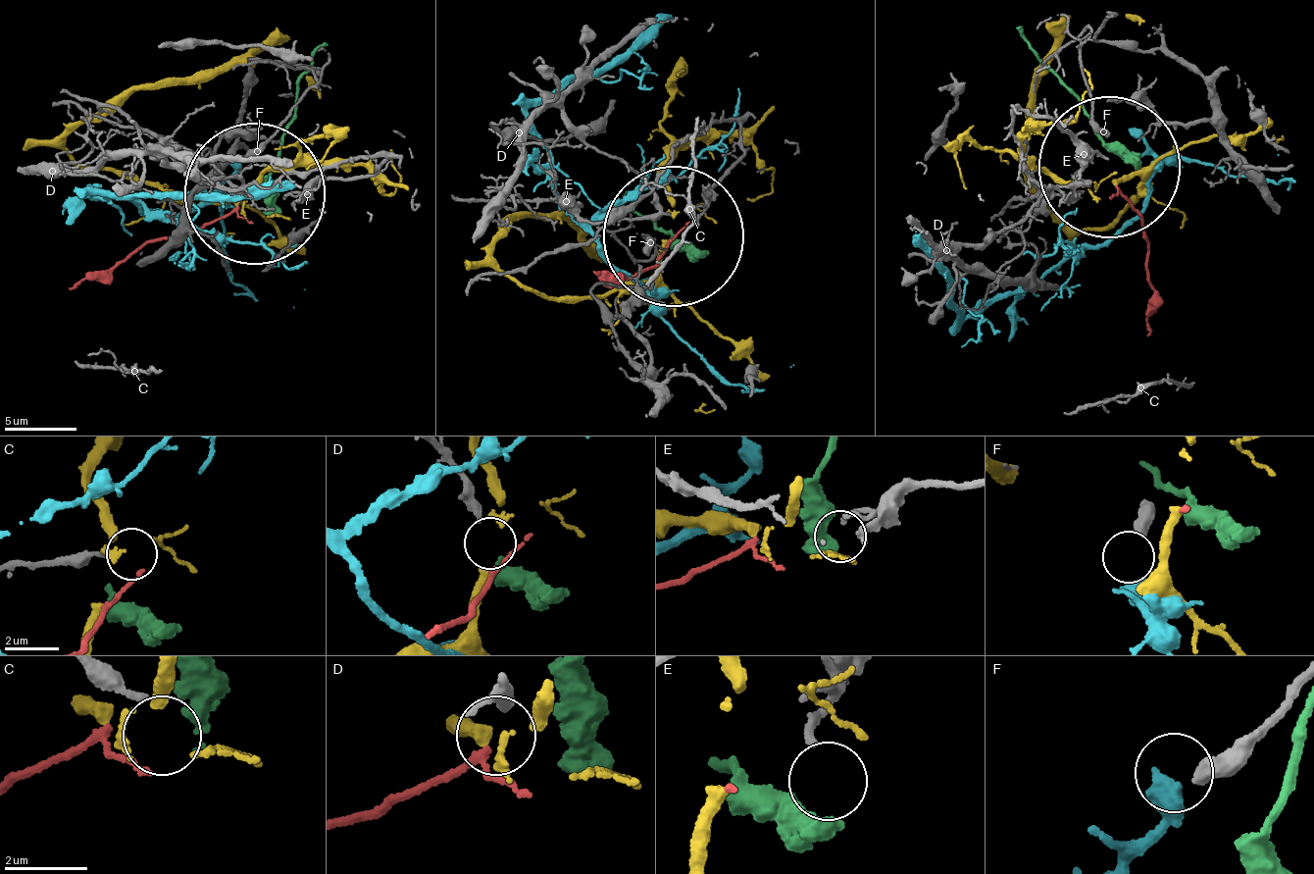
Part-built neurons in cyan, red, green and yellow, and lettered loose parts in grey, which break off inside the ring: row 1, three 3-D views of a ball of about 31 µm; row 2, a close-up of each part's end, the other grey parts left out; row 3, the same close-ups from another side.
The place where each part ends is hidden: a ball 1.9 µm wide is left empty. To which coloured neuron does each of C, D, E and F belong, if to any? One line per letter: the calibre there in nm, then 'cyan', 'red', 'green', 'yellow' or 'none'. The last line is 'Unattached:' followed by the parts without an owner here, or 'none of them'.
C: 200 nm | none
D: 300 nm | red
E: 180 nm | none
F: 420 nm | cyan
Unattached: C, E

